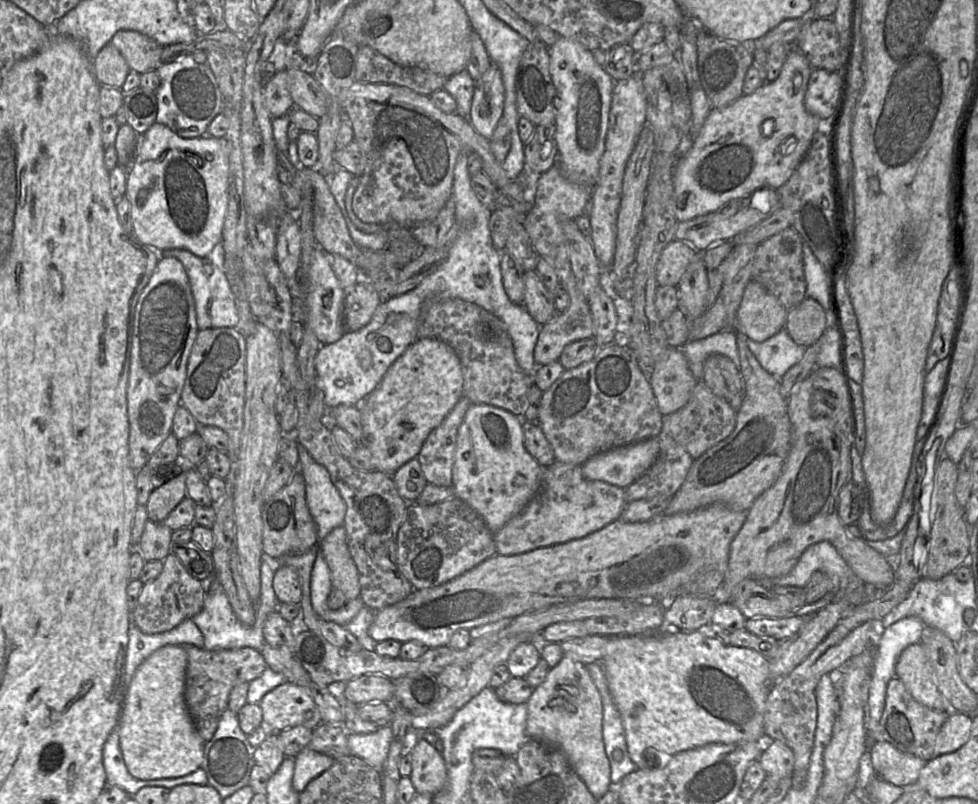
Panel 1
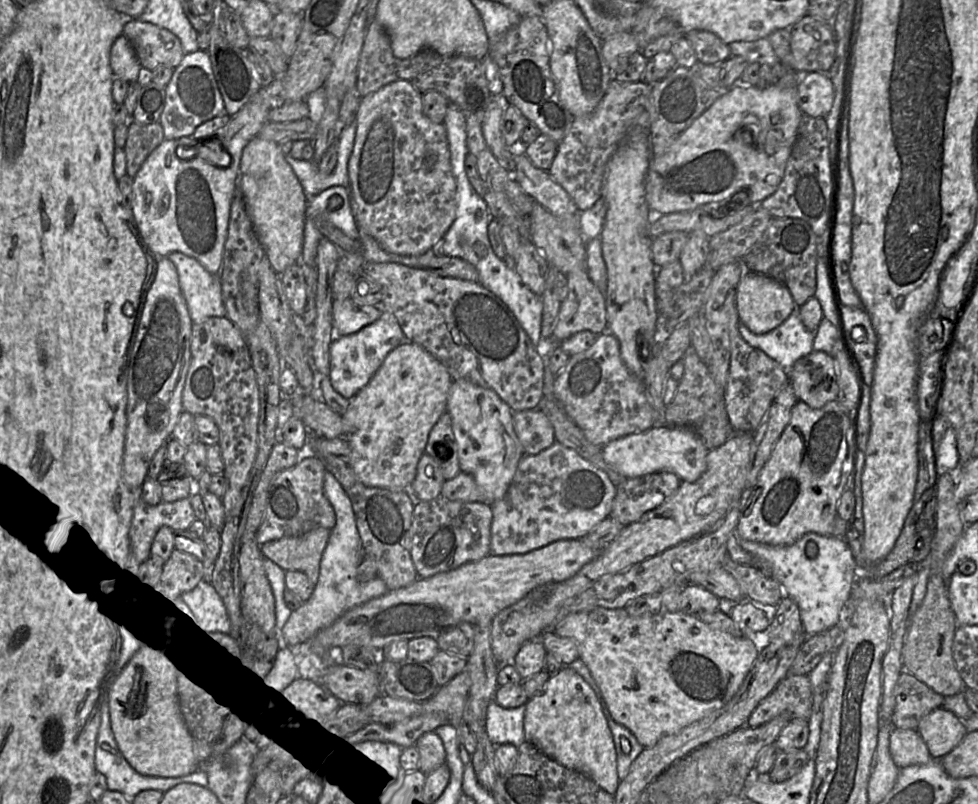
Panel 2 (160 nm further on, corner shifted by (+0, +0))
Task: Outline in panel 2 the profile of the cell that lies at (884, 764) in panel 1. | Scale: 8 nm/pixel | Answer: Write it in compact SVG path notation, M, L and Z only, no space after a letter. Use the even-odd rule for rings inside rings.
M894 728L889 737L889 751L899 769L932 761L928 747L917 729Z

